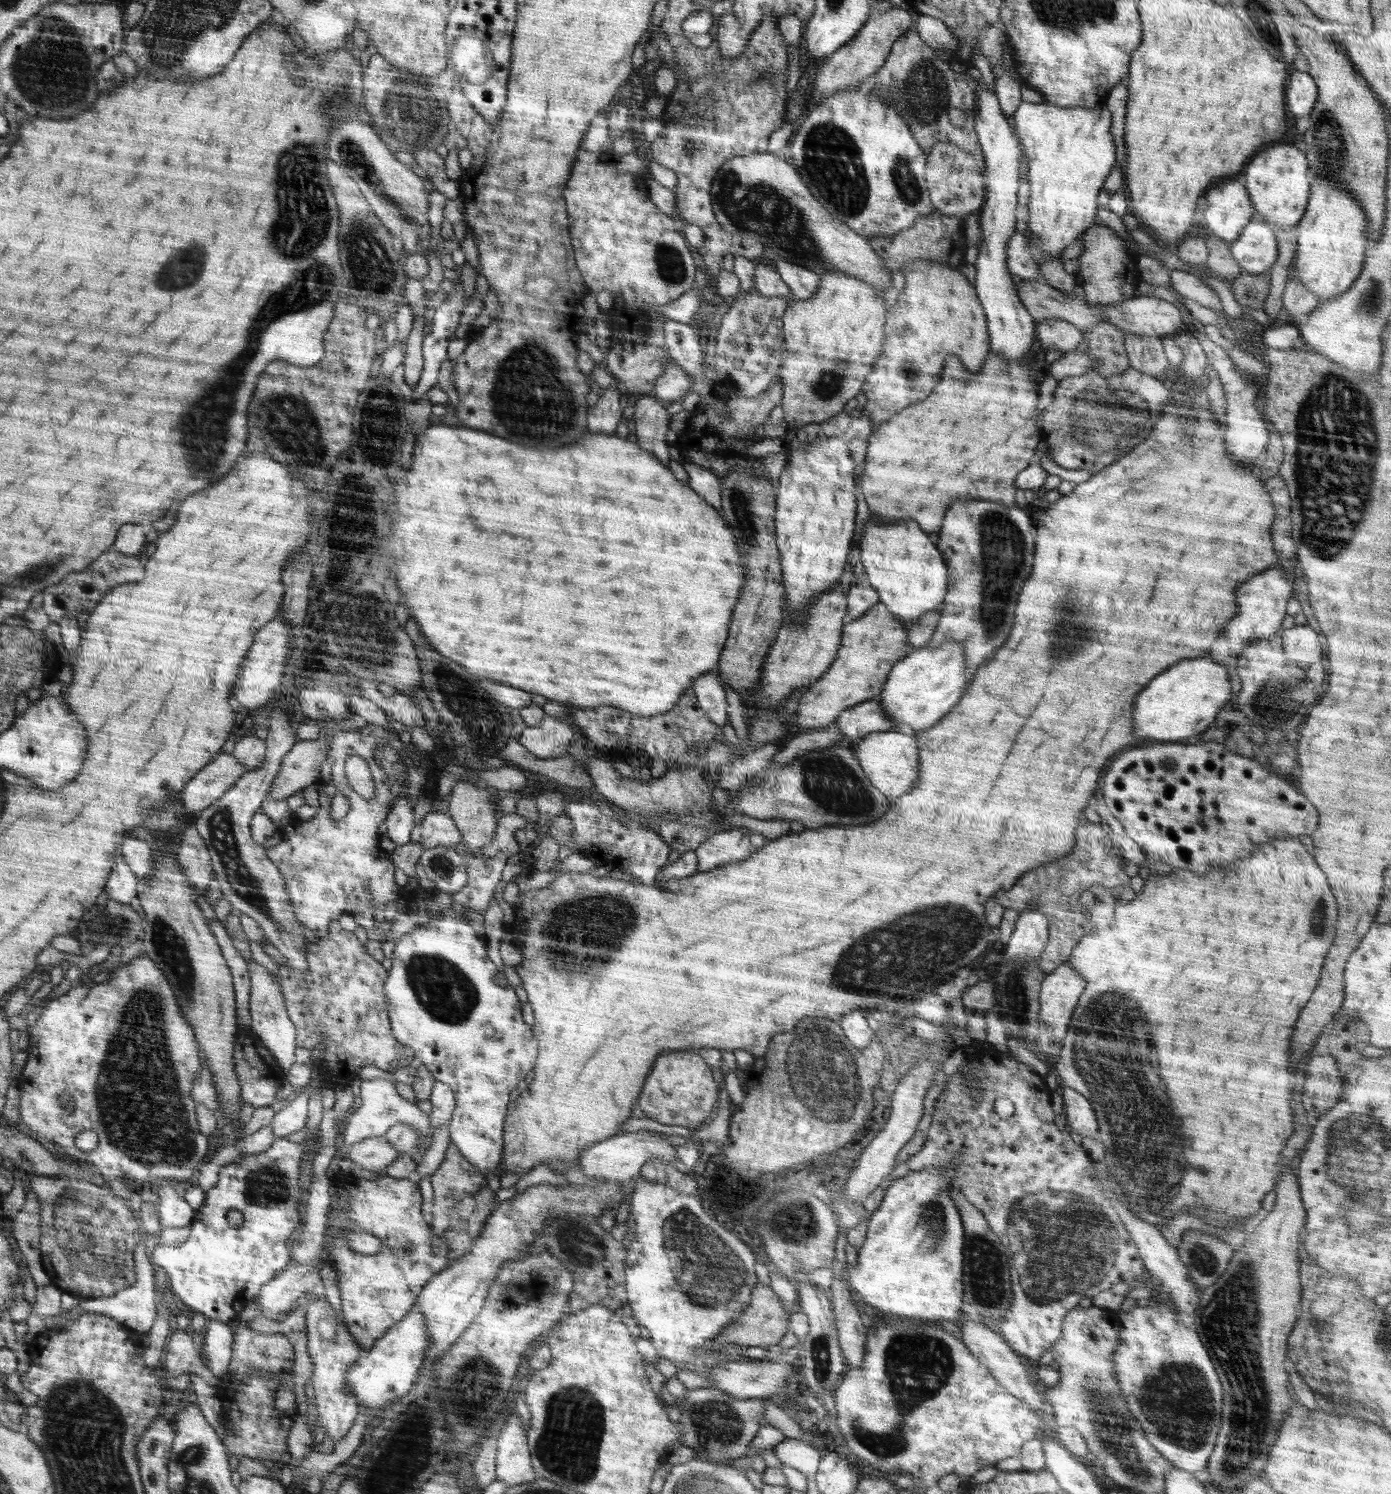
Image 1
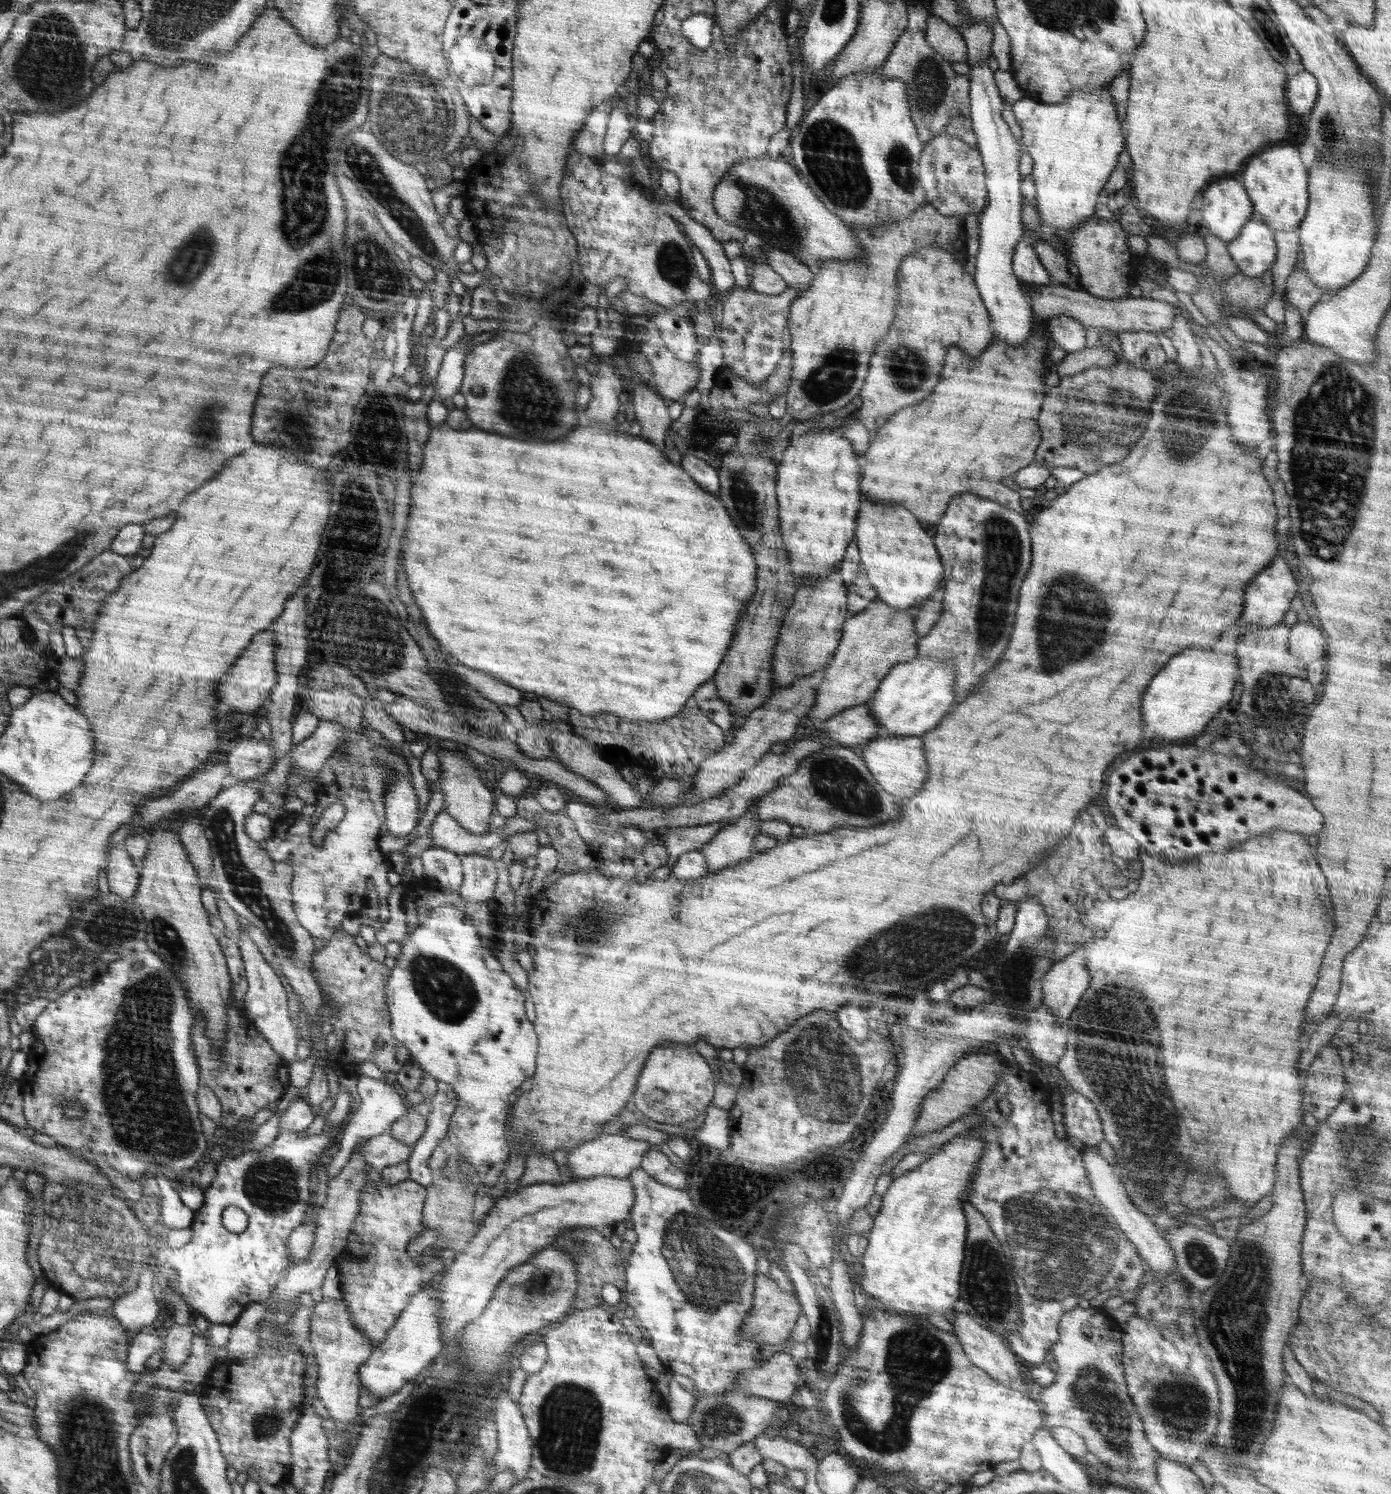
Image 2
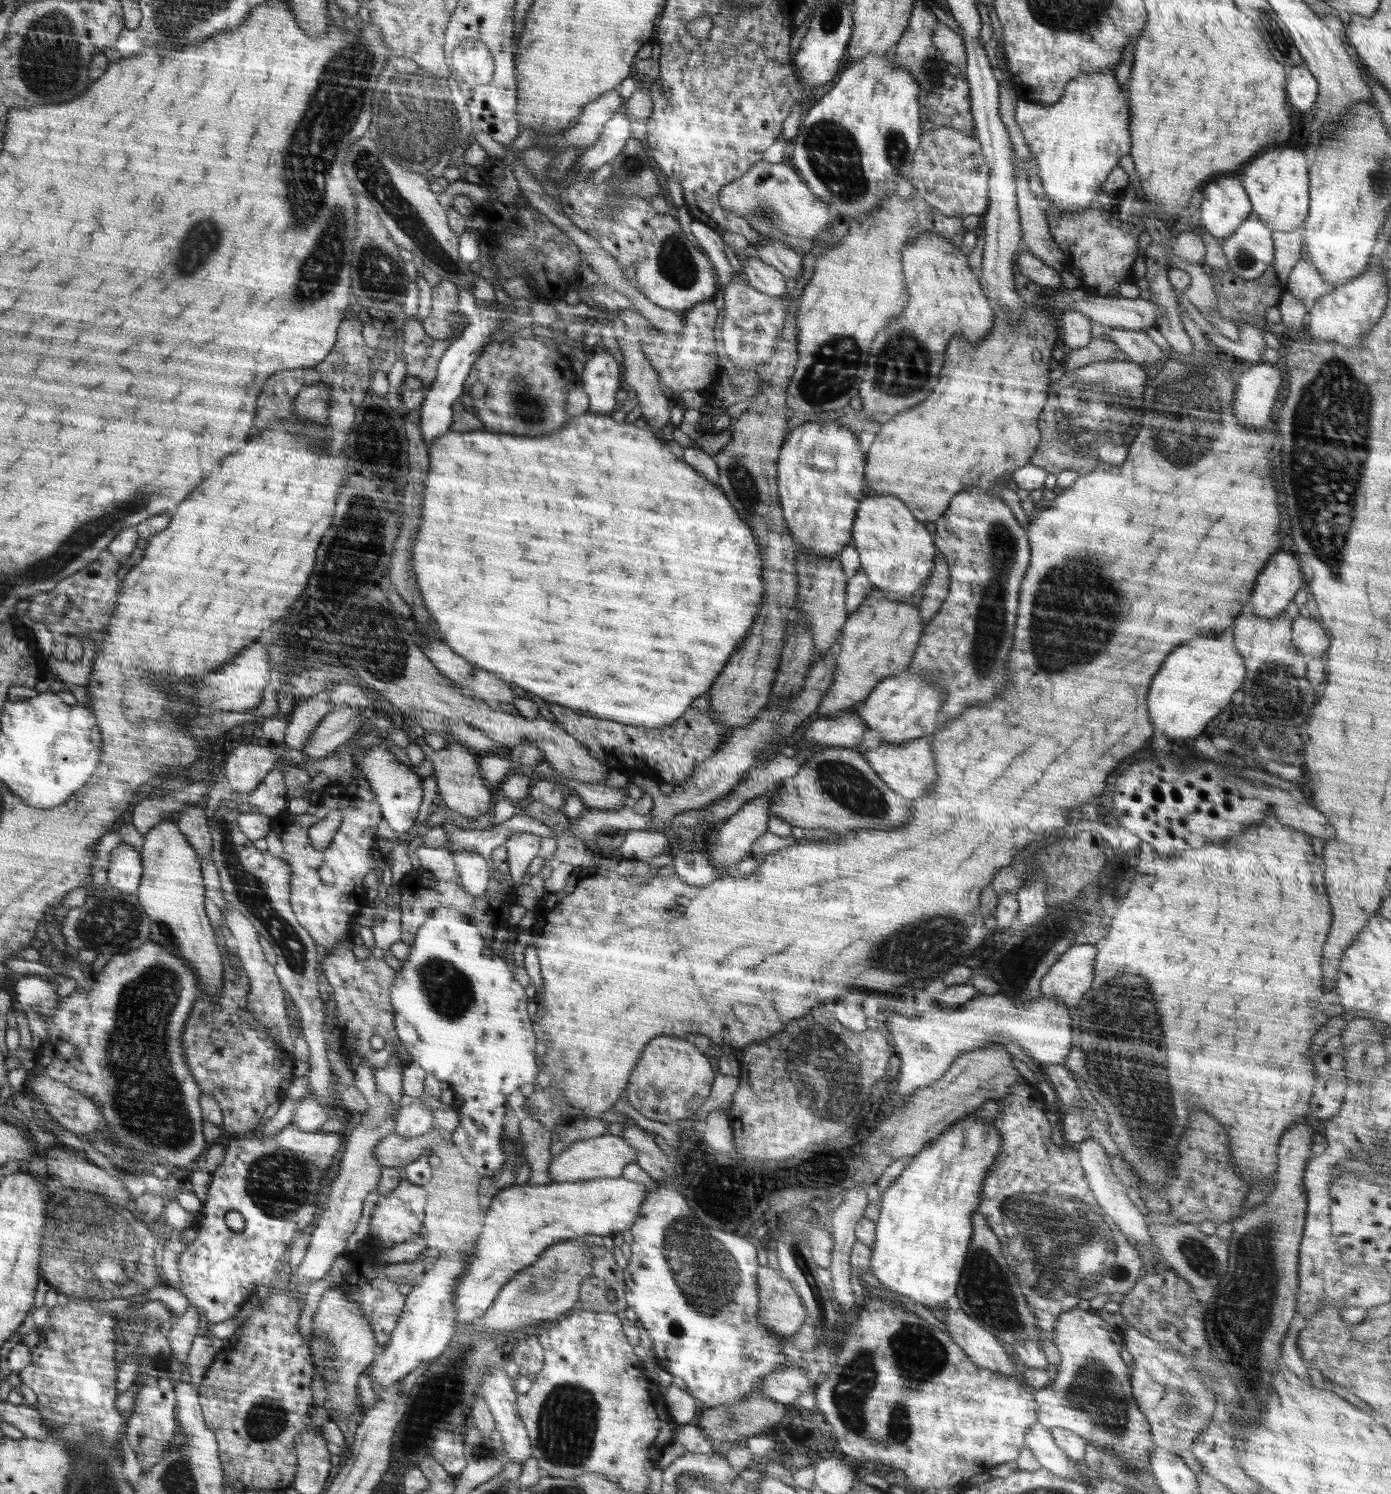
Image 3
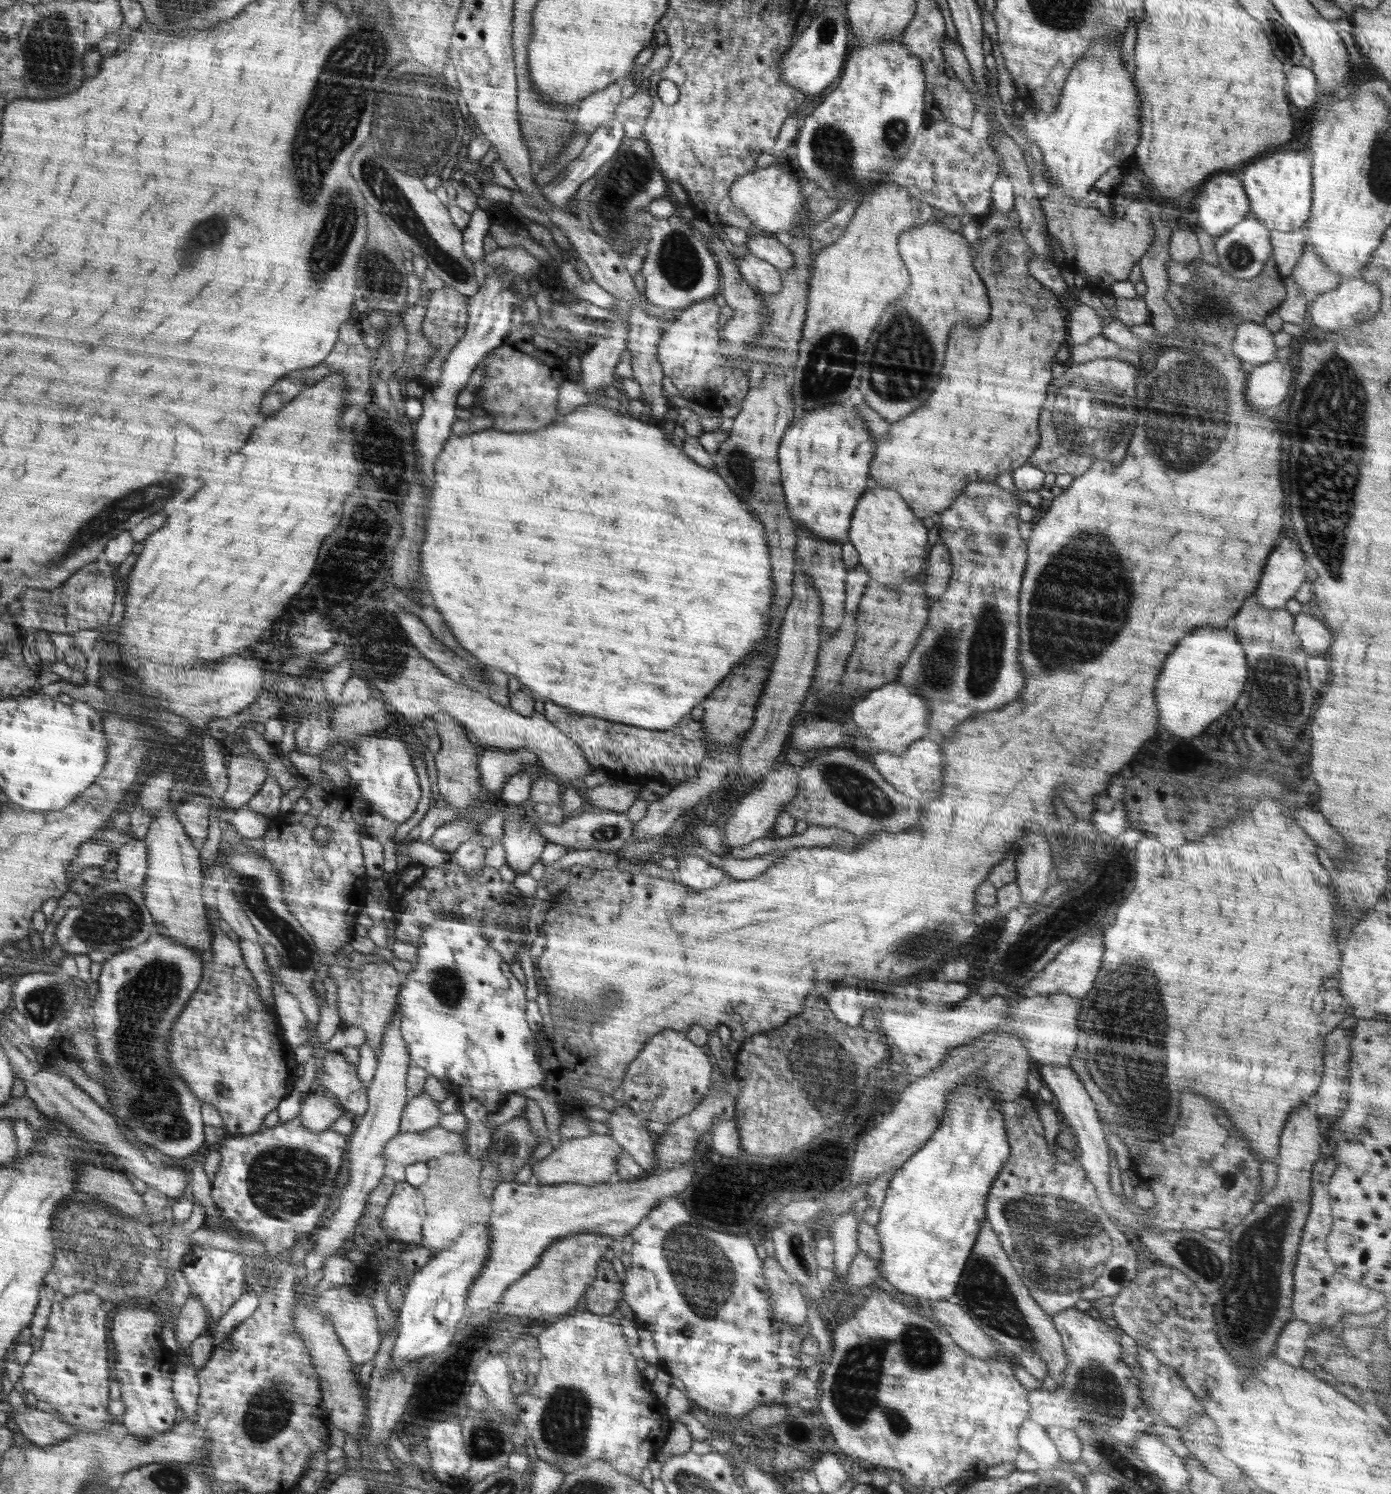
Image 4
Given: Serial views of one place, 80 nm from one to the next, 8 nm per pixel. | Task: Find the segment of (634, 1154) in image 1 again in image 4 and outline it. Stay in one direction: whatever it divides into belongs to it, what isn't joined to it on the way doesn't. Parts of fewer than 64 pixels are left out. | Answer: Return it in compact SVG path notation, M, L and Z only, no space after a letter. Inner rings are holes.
M591 1133L586 1137L564 1138L557 1148L532 1166L531 1181L546 1185L578 1183L594 1186L599 1182L616 1178L617 1158L622 1153L624 1153L624 1147L607 1134Z

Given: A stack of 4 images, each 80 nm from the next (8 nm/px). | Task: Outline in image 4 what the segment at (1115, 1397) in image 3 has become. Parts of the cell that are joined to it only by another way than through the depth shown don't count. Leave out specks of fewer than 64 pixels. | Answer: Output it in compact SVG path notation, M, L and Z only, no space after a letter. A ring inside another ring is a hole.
M1075 1306L1055 1314L1052 1319L1068 1357L1064 1385L1053 1392L1029 1391L1030 1419L1044 1427L1062 1426L1074 1431L1088 1422L1092 1428L1106 1432L1116 1442L1134 1450L1138 1438L1153 1433L1153 1418L1140 1400L1138 1380L1122 1359L1123 1347L1113 1328Z

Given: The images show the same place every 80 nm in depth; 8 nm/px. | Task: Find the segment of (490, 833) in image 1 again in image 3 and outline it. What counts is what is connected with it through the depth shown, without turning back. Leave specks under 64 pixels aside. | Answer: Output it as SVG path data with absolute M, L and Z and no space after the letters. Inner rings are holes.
M452 735L444 736L447 745L440 749L438 754L426 754L434 764L435 777L437 778L437 794L441 804L446 805L450 810L460 813L468 818L478 818L488 812L490 806L490 790L482 784L476 758L457 741Z

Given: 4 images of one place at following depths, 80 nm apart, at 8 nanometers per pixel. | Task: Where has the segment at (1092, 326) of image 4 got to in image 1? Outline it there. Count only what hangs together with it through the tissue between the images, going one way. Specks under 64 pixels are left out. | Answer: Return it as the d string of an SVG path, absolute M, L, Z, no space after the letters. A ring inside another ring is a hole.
M1048 319L1035 325L1036 340L1043 348L1067 353L1076 351L1083 341L1083 332L1075 324L1062 319Z

